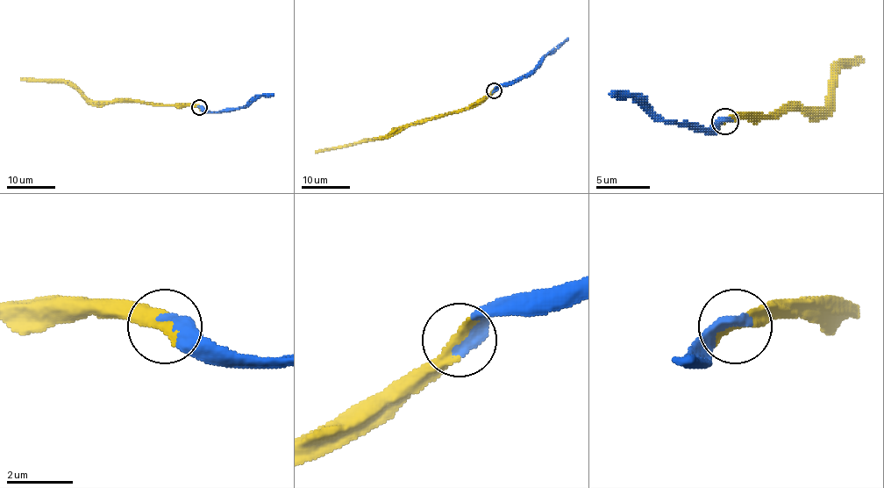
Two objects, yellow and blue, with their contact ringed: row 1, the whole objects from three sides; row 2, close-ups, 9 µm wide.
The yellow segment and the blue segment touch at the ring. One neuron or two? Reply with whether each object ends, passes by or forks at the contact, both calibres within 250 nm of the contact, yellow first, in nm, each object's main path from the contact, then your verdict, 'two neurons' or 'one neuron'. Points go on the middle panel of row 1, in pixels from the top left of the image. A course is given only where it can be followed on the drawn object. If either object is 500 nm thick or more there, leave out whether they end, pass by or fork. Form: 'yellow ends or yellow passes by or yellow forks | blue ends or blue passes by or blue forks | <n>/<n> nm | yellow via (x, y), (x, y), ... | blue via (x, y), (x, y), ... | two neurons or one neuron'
yellow ends | blue ends | 420/480 nm | yellow via (493, 89), (465, 108), (438, 114), (422, 123), (406, 124), (359, 143), (318, 149), (315, 153) | blue via (493, 89), (524, 77), (568, 38) | one neuron

